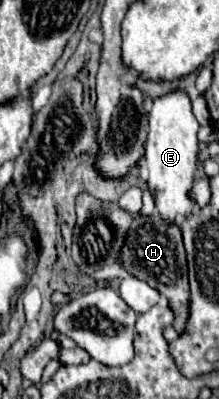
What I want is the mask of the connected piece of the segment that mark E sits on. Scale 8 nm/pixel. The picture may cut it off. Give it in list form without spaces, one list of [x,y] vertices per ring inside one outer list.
[[[184,90],[168,92],[164,96],[154,98],[150,114],[150,132],[146,140],[146,166],[150,172],[148,188],[154,194],[156,208],[166,222],[174,222],[178,214],[186,214],[194,208],[194,202],[188,198],[188,190],[192,188],[192,178],[196,172],[196,156],[198,156],[198,120],[192,112],[190,96]]]

